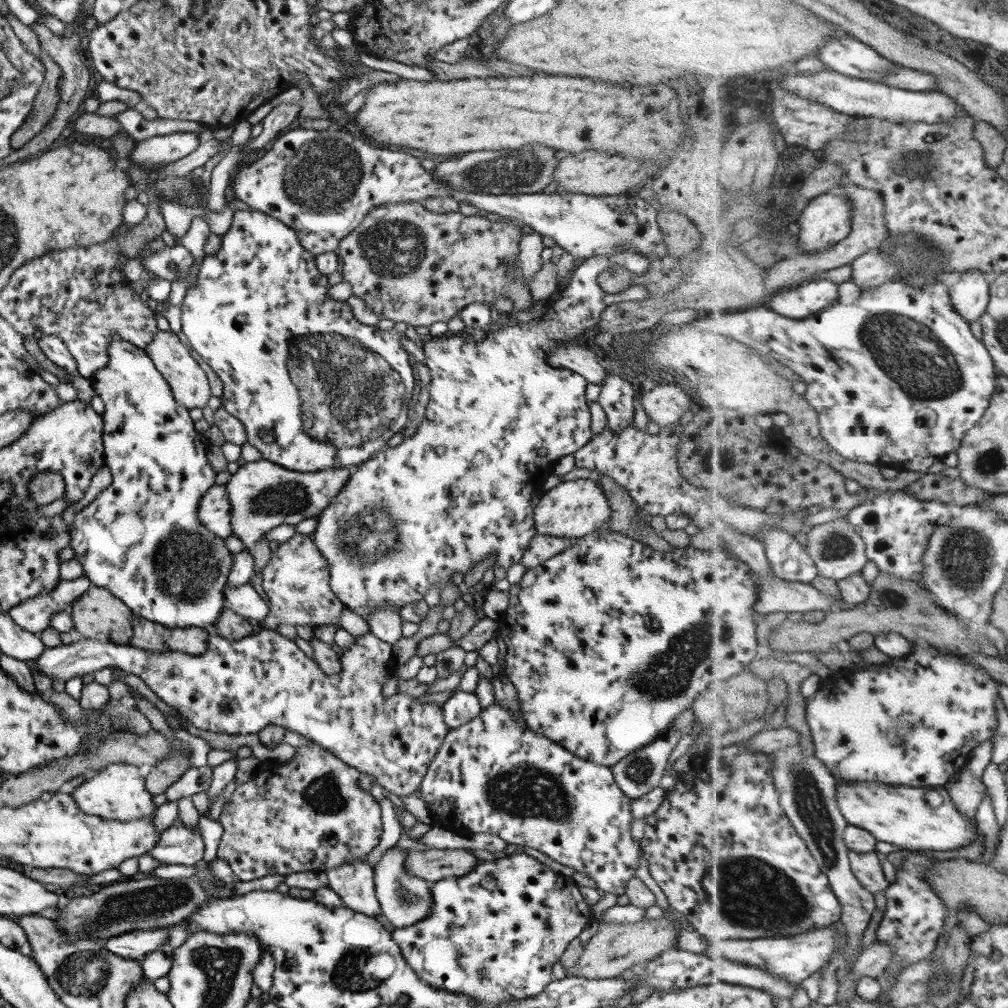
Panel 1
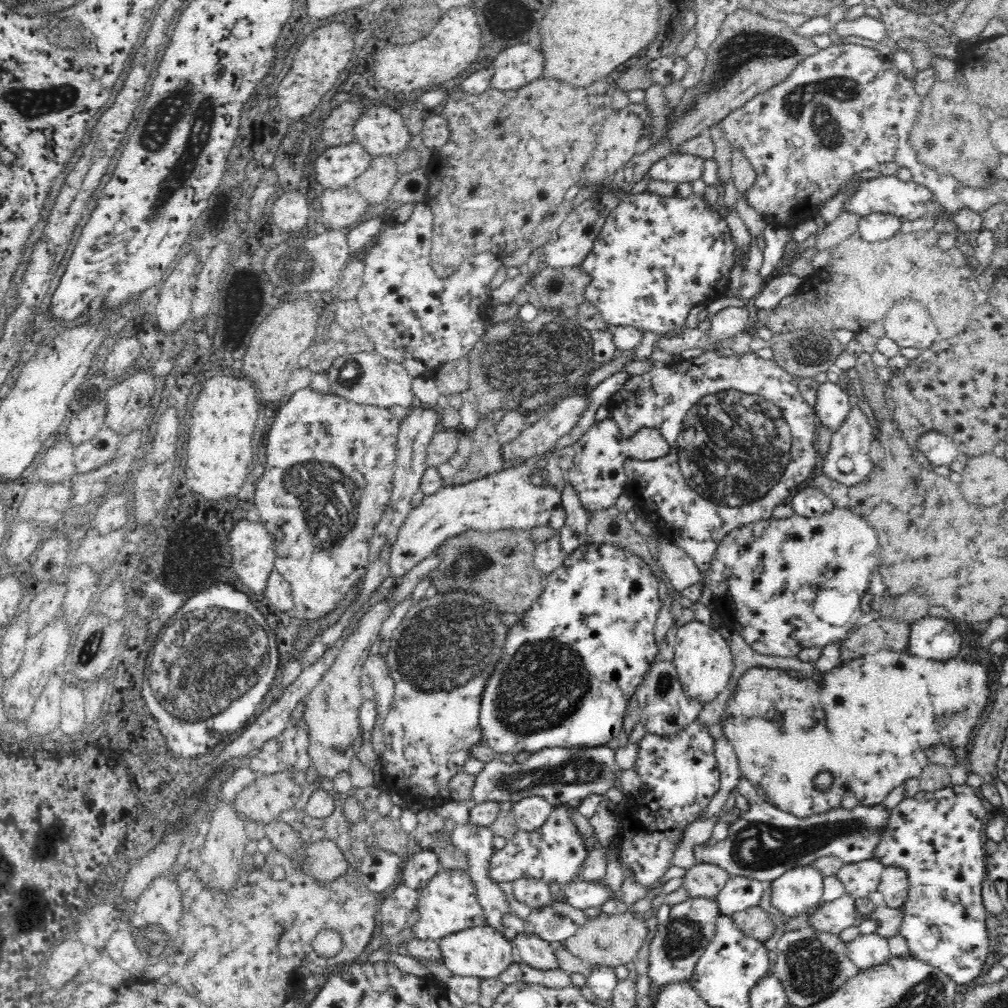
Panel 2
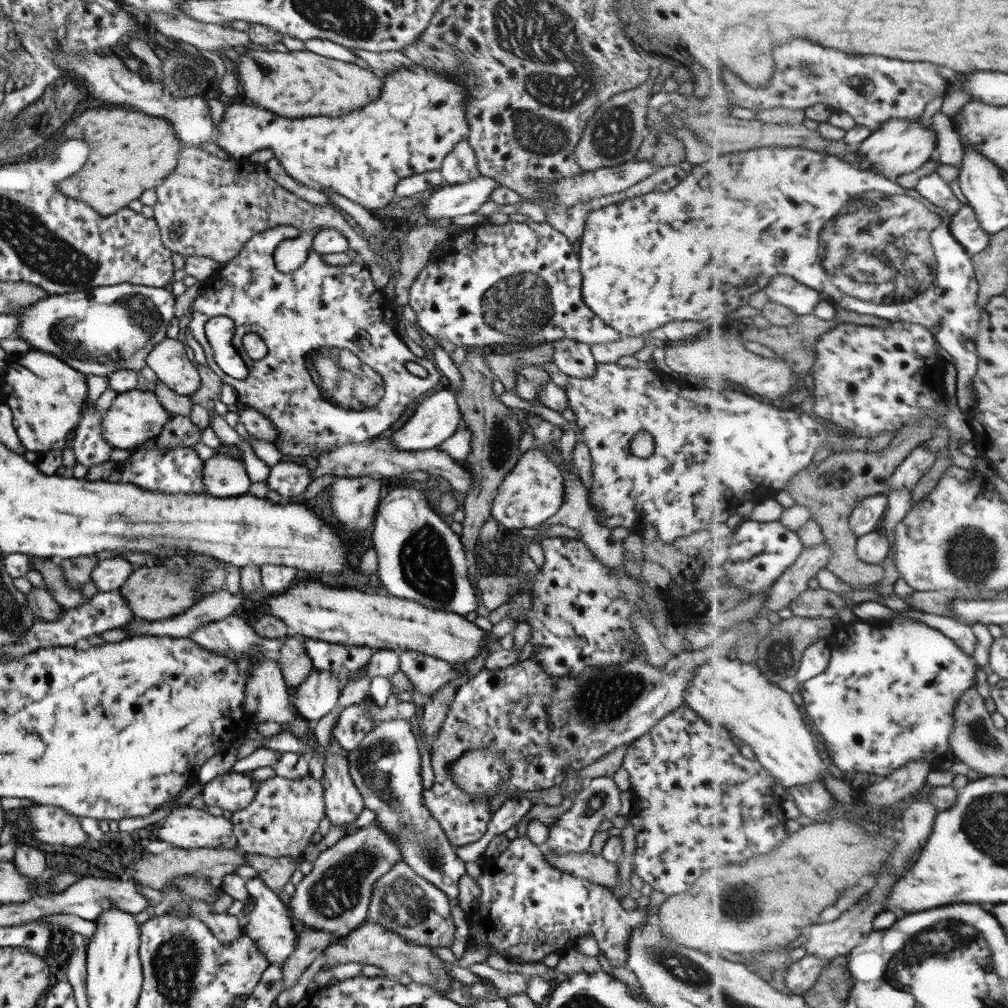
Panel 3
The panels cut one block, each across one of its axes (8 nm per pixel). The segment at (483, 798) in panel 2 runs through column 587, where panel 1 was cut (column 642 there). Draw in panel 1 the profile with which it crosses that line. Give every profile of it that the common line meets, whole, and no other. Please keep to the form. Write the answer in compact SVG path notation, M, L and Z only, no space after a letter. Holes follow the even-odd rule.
M668 728L653 742L609 767L613 781L627 798L639 798L660 785L659 779L680 736L678 731Z

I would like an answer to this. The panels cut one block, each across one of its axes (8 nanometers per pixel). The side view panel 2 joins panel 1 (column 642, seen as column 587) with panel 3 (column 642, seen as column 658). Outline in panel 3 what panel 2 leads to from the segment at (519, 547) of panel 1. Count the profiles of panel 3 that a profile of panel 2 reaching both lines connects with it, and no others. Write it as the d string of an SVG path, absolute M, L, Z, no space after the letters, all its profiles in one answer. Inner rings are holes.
M775 146L747 152L724 153L721 158L715 155L707 162L692 165L691 172L681 182L665 192L651 191L587 213L586 225L583 226L577 252L579 273L582 277L581 298L593 314L607 323L607 326L618 330L621 336L639 337L642 332L659 328L668 322L694 320L715 326L736 323L739 310L749 304L749 296L753 294L737 294L733 276L739 276L739 280L743 280L741 284L754 280L755 284L765 289L774 276L787 275L820 293L827 294L839 304L839 307L852 310L852 312L926 326L938 339L940 346L955 358L957 370L955 394L958 406L964 411L976 403L974 377L978 373L977 342L984 308L979 307L980 284L973 257L969 256L967 249L958 241L958 238L955 238L949 228L951 216L948 210L928 200L917 189L908 189L898 182L891 182L884 175L870 171L869 168L848 155L832 155L801 147L775 148Z

